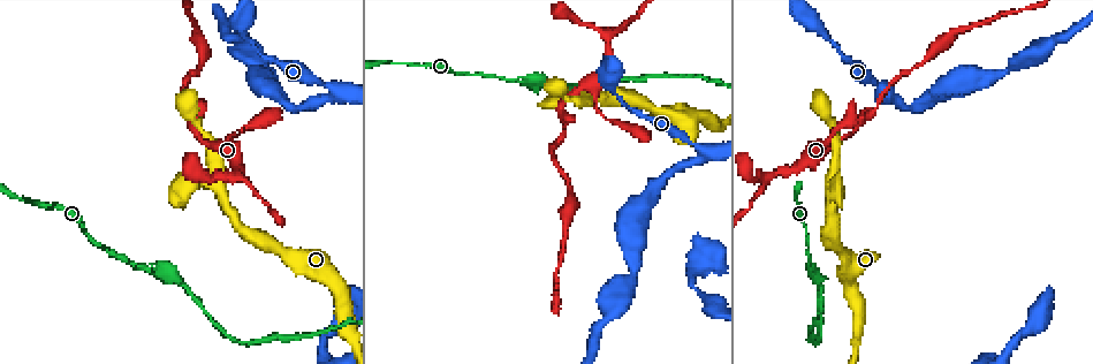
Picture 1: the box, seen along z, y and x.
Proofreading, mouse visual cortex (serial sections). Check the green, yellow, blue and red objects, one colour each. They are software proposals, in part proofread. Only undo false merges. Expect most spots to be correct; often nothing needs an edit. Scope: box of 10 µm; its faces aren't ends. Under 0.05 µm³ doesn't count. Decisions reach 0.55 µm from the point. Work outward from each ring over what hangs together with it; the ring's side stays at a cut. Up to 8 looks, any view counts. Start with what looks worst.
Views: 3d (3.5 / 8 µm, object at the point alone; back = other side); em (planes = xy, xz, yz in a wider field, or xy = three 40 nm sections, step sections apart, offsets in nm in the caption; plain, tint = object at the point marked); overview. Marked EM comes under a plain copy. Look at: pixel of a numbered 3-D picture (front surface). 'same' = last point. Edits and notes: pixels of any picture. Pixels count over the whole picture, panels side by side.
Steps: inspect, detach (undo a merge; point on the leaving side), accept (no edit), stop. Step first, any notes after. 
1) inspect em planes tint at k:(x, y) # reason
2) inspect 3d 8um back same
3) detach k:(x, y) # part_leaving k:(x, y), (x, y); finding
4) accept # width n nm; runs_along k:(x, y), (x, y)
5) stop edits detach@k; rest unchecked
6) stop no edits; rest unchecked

inspect 3d 3.5um at 1:(806, 251) # a narrow waist

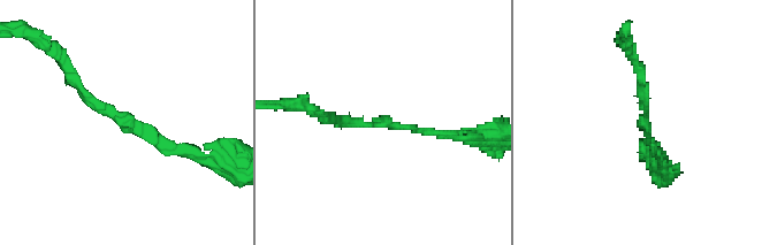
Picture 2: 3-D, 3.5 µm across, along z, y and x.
inspect em xy step 3 tint at 2:(110, 116)

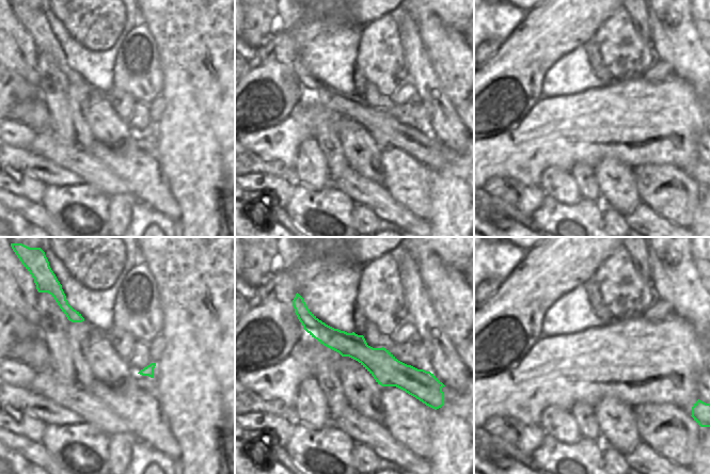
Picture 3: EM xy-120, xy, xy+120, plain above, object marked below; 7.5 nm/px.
accept # arm_widths 100, 150 nm; runs_along 2:(61, 58), (93, 104), (178, 150); continuous, no second cell

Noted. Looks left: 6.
inspect em planes tint at 1:(589, 96) # three-way junction

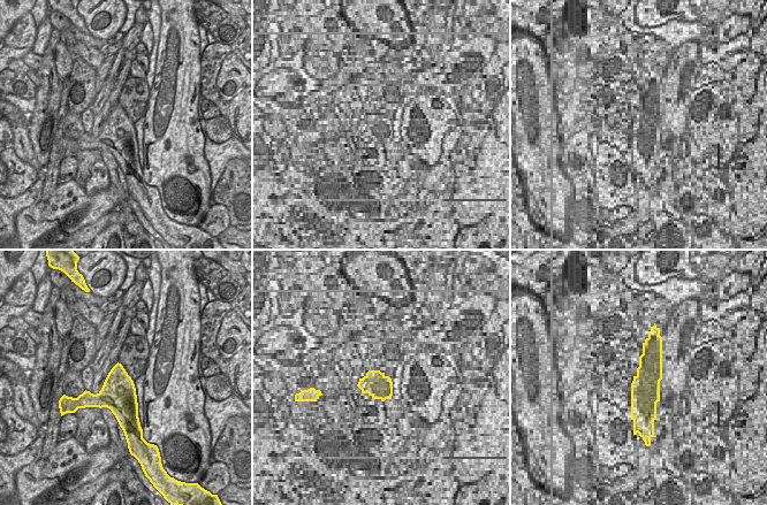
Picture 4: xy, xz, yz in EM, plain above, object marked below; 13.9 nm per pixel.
inspect 3d 3.5um same

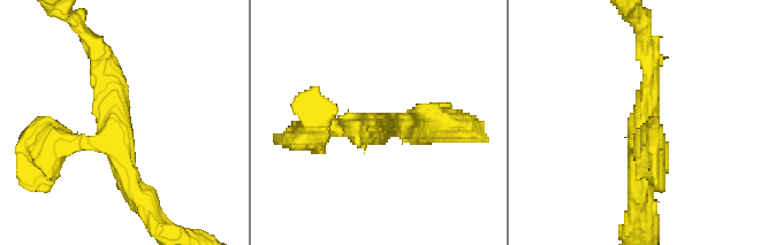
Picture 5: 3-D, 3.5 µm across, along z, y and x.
accept # arms 3; arm_widths 200, 300, 300 nm; runs_along 5:(150, 211), (128, 178), (100, 69); all the same cell

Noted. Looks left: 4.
inspect 3d 3.5um at 1:(32, 204) # a narrow waist

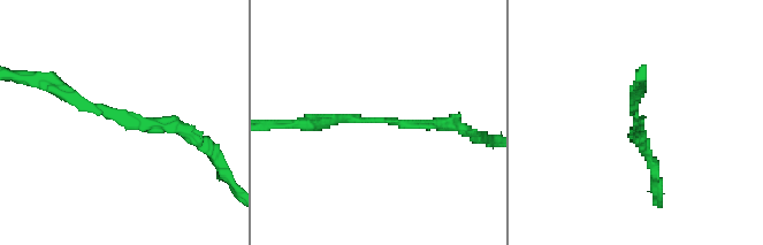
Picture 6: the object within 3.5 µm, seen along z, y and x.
inspect em xy step 3 tint at 6:(121, 120) # arm_widths 150, 150 nm; now the EM

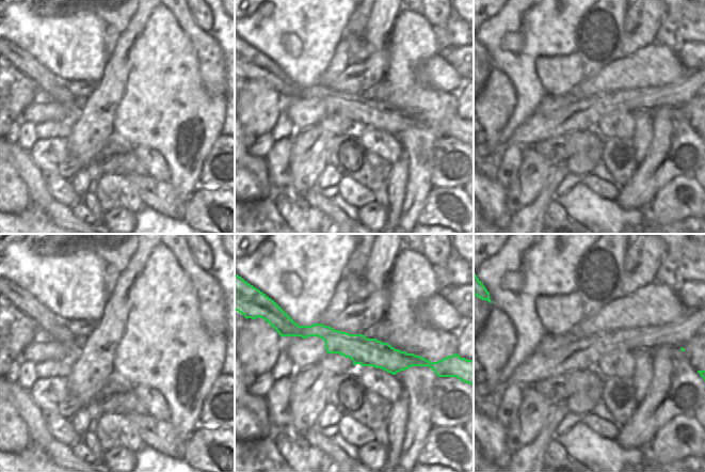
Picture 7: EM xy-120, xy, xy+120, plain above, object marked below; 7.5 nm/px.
accept # runs_along 6:(199, 139), (54, 86); all the same cell

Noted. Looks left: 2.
stop no edits; rest unchecked

